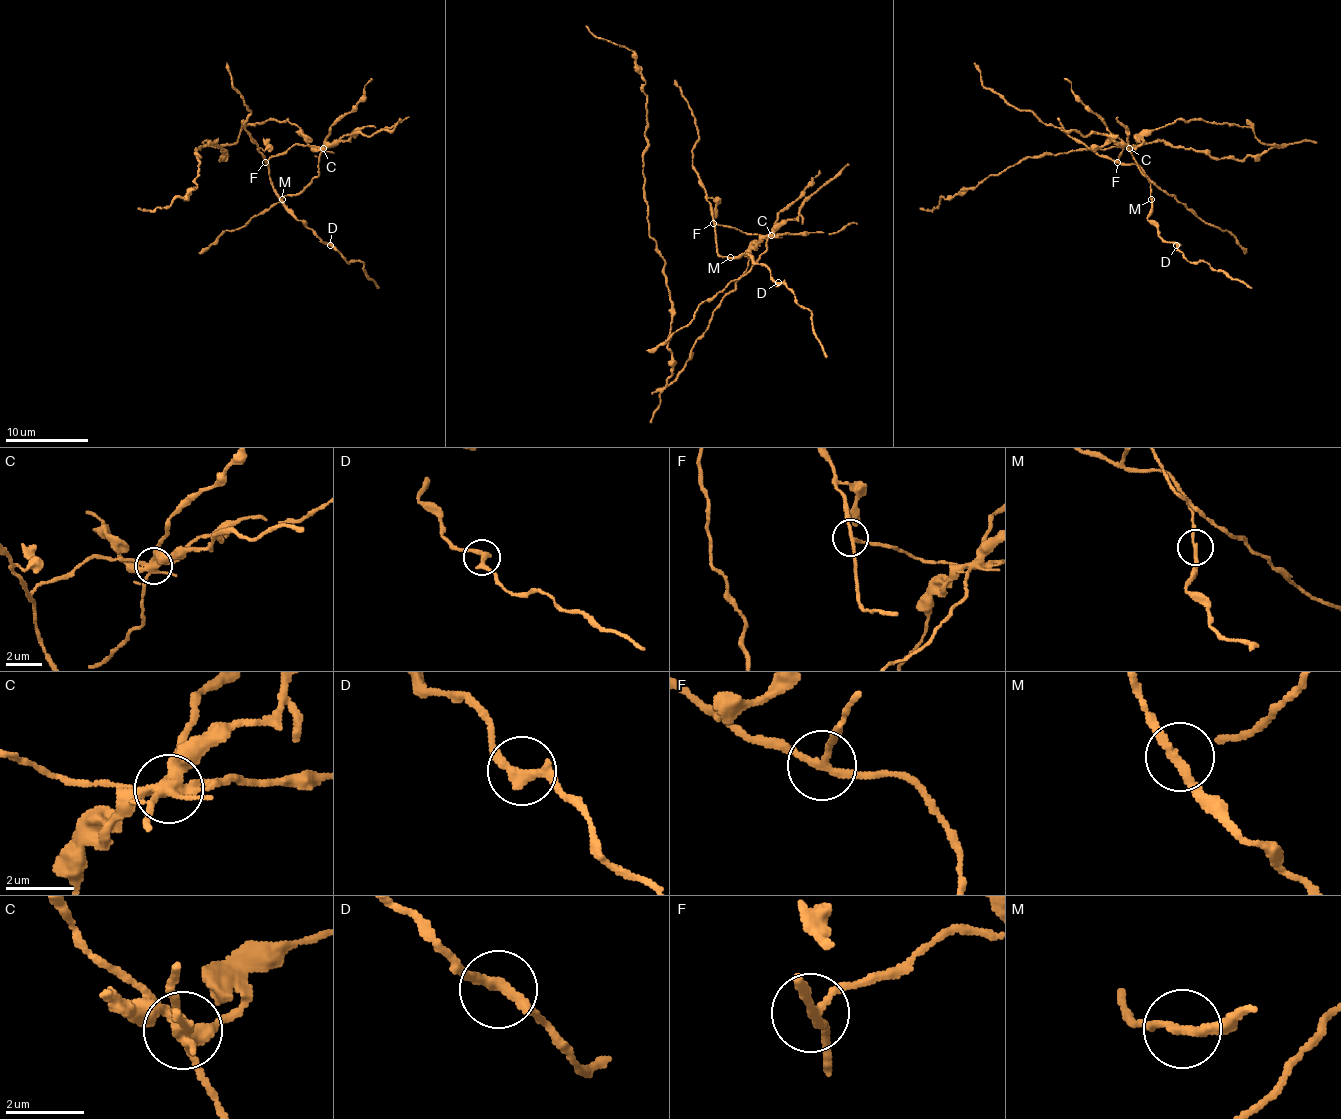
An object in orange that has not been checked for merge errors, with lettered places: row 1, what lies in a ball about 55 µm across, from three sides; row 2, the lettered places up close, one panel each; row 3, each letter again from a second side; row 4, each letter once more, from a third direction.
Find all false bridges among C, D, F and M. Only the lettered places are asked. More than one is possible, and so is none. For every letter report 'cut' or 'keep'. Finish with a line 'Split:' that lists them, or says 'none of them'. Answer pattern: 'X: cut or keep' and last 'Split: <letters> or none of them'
C: cut
D: keep
F: cut
M: keep
Split: C, F

